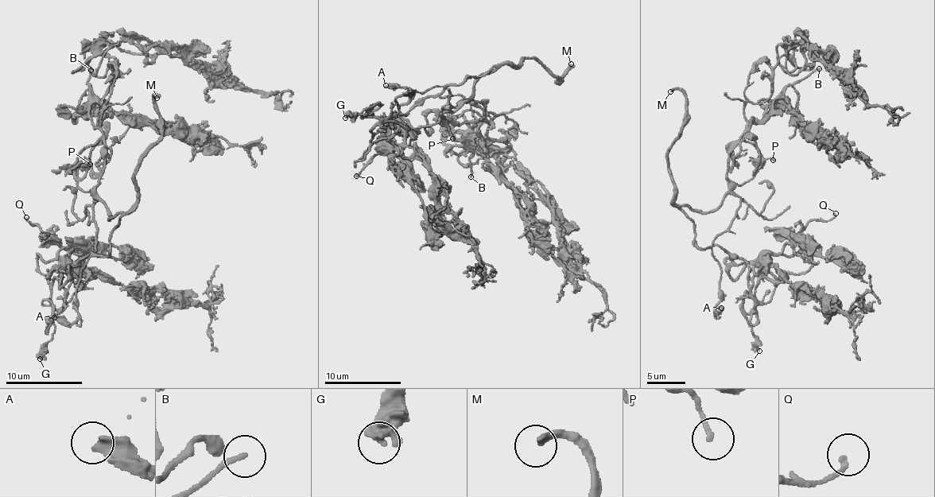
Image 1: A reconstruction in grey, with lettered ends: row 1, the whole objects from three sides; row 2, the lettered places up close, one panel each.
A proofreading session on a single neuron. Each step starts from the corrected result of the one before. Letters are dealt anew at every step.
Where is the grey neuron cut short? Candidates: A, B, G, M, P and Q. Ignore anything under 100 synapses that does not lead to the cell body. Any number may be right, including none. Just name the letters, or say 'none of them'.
M, P

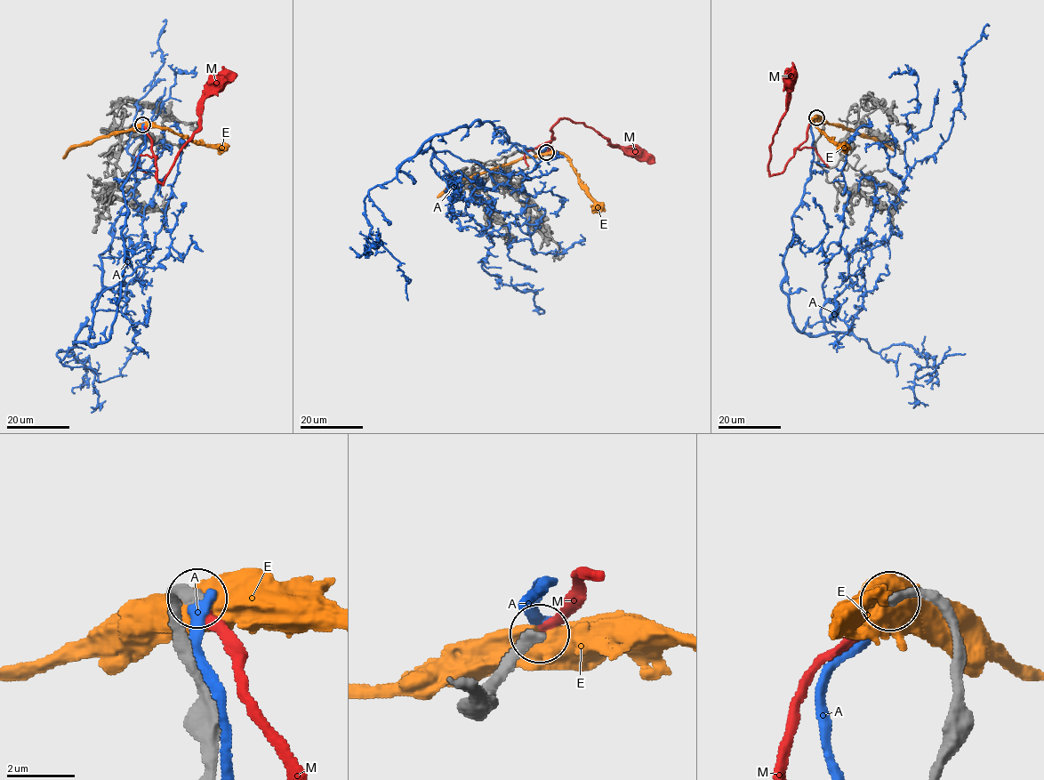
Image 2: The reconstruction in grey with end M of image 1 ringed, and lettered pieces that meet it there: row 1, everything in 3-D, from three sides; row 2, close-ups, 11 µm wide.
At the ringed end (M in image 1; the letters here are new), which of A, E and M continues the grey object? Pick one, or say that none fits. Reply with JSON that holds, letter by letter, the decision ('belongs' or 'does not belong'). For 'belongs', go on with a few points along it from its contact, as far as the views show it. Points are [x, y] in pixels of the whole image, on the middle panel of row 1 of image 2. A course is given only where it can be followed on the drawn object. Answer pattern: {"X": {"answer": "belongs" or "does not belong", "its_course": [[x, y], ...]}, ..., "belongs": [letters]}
{"A": {"answer": "does not belong"}, "E": {"answer": "does not belong"}, "M": {"answer": "belongs", "its_course": [[545, 152], [551, 147], [550, 130], [559, 119], [566, 117], [590, 126], [609, 144], [638, 149]]}, "belongs": ["M"]}

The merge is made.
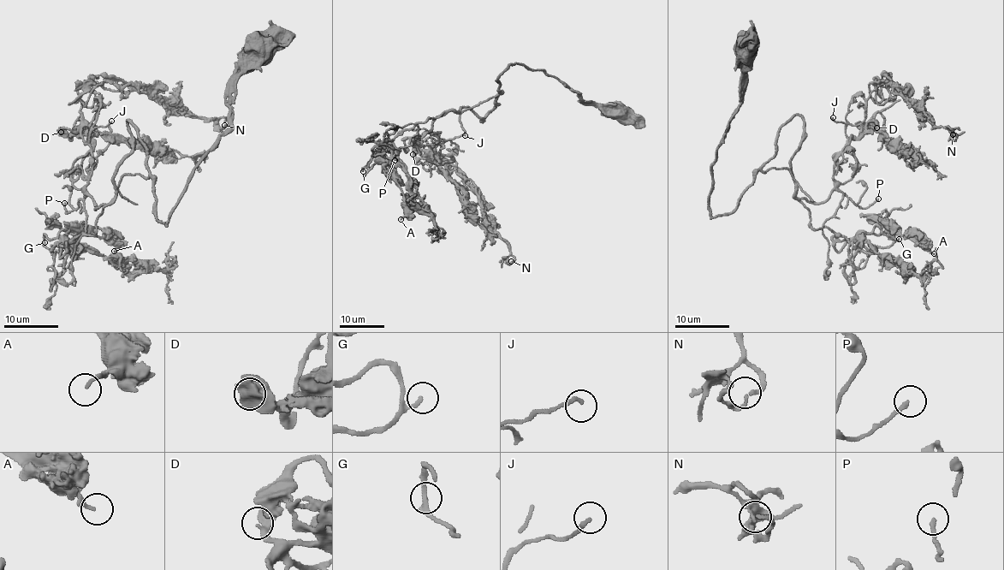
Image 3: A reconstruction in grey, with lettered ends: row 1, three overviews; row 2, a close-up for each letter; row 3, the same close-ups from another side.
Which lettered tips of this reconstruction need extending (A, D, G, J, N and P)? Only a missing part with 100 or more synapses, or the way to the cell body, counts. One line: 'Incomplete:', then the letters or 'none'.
Incomplete: none

